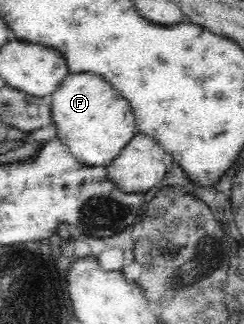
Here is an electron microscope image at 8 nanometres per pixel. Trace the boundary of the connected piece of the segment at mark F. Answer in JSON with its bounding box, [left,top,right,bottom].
[51,73,138,166]

